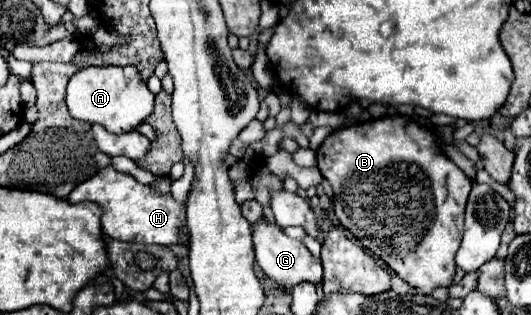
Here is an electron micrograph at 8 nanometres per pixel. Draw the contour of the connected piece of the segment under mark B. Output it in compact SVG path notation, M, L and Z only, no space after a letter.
M402 114L382 116L382 118L366 120L362 124L352 124L352 126L334 130L322 142L322 146L316 150L316 156L318 156L318 170L322 172L322 176L334 188L334 198L332 200L334 200L334 214L336 214L336 218L340 220L340 224L346 230L350 230L364 244L364 248L368 248L370 252L374 252L376 256L380 256L404 282L408 282L410 286L414 286L422 294L432 294L440 286L450 288L450 284L454 280L454 274L456 274L454 256L456 256L456 250L458 250L460 240L462 240L462 234L464 234L464 208L466 208L466 200L468 200L468 194L470 194L470 188L472 188L472 180L450 158L444 156L442 148L438 146L438 136L430 128L420 126L418 122L414 122L412 118L402 116Z

